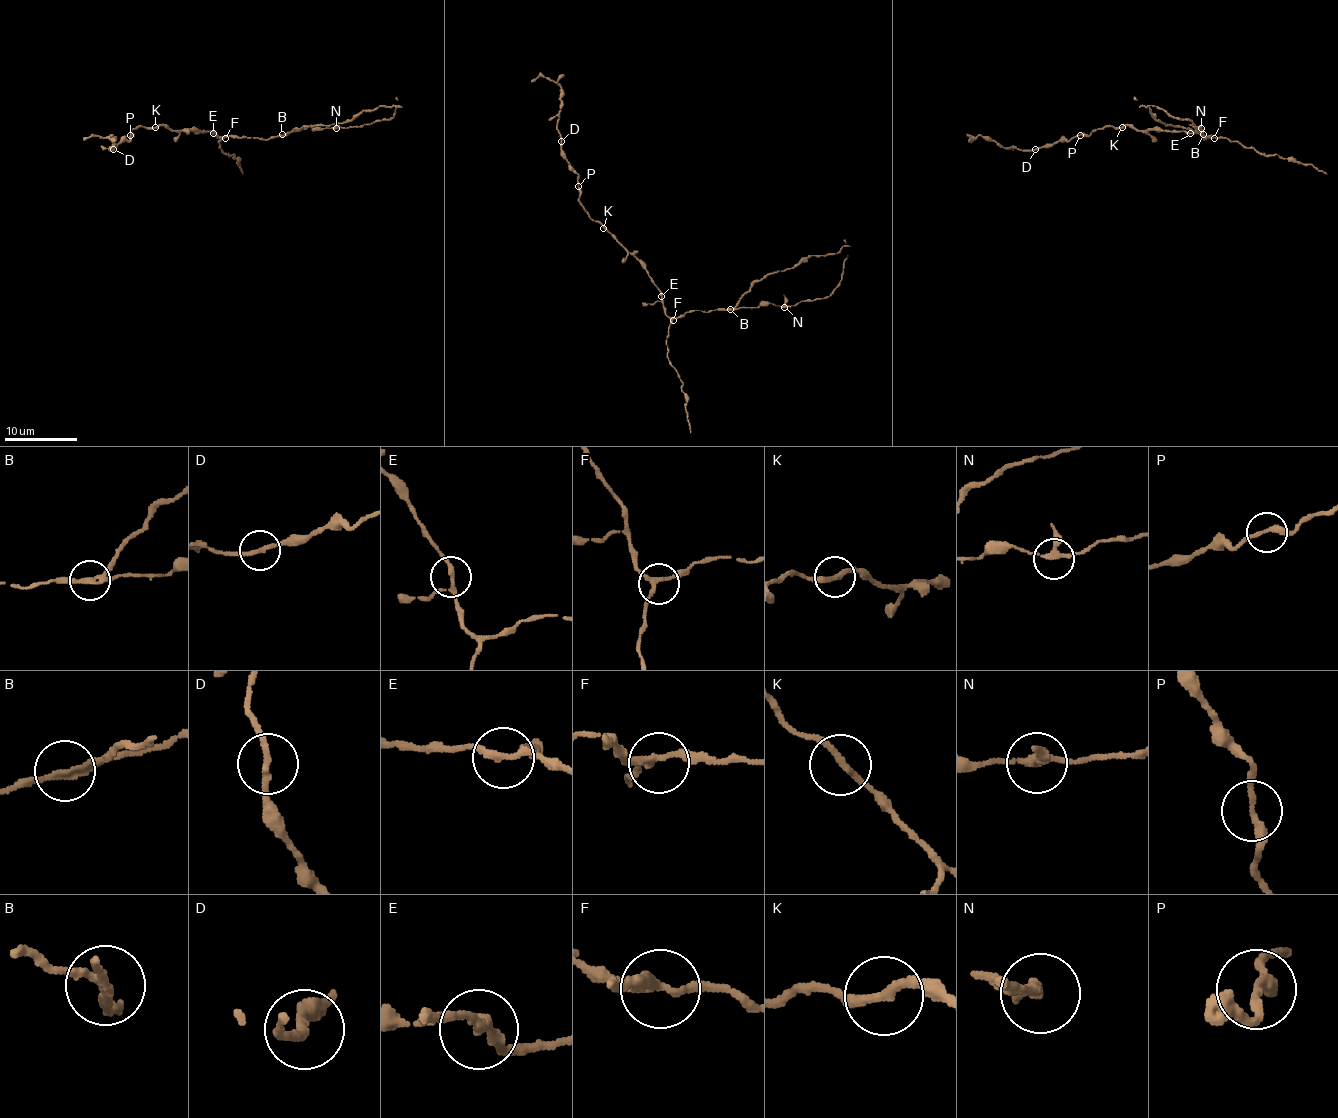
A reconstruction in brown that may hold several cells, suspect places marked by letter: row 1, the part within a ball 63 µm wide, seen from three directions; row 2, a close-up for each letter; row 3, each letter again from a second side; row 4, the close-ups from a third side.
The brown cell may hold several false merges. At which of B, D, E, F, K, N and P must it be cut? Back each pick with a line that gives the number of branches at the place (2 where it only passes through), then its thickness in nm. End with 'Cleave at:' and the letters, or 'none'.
B: 2 | 200 nm
Cleave at: B

